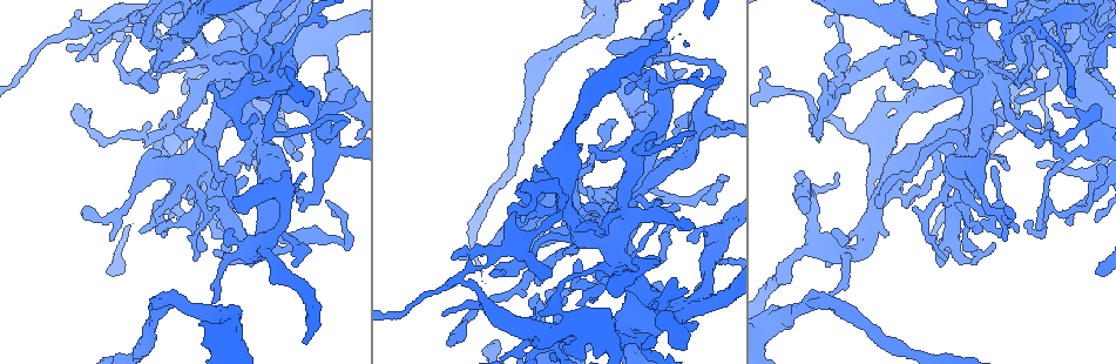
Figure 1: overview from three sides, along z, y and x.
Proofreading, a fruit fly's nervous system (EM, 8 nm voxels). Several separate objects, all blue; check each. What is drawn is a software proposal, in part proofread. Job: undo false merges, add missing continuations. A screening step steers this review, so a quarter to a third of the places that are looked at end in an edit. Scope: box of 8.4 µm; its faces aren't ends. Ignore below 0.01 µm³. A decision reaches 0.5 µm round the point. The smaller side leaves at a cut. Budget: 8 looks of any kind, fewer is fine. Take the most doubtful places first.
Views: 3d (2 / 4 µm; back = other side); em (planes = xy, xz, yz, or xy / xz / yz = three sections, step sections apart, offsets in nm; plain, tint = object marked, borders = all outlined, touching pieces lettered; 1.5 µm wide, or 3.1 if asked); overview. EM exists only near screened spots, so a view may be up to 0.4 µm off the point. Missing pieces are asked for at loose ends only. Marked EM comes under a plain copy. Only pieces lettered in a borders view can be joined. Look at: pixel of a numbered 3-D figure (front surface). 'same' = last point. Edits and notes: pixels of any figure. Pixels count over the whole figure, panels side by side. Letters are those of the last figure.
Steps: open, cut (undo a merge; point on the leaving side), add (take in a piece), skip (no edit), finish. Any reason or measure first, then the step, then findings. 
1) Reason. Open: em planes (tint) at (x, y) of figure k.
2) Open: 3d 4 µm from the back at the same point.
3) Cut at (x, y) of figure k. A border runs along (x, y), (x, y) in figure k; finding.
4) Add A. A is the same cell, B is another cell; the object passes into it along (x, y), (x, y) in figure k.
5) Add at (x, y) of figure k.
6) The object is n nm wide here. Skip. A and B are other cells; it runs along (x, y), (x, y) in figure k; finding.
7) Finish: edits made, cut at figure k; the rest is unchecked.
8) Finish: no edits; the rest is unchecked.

Three-way junction. Open: em yz step 8 (tint) at (635, 231) of figure 1.

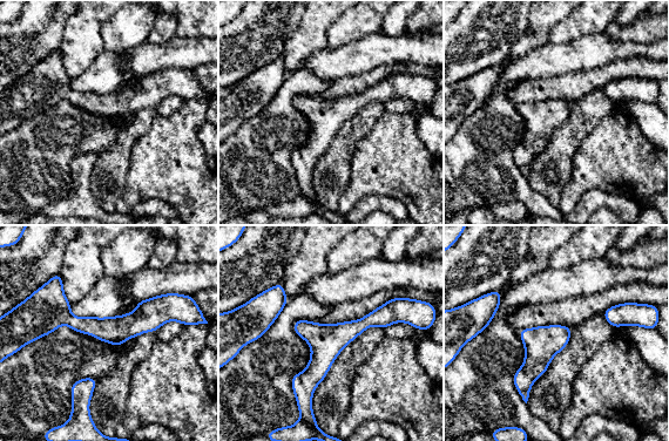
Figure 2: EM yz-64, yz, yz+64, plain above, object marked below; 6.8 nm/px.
Cut it another way. Open: em planes (tint) at the same point.

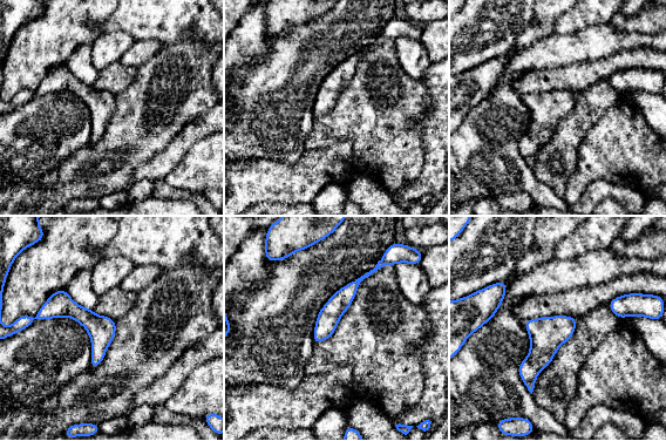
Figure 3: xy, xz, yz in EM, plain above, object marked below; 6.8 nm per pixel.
See the neighbours. Open: em planes (borders) at the same point.

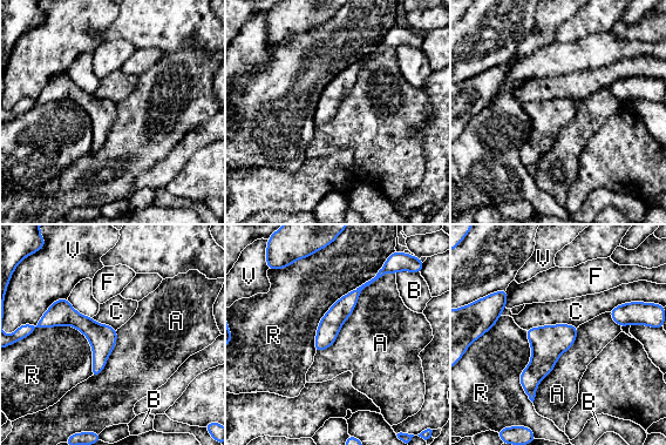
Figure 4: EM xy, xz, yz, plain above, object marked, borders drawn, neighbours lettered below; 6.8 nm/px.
Skip. A, B, C, F, R and V are other cells; a border runs along (387, 272), (315, 354) in figure 4; one neuron here.

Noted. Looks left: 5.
Thin end. Open: 3d 2 µm at (1096, 222) of figure 1.

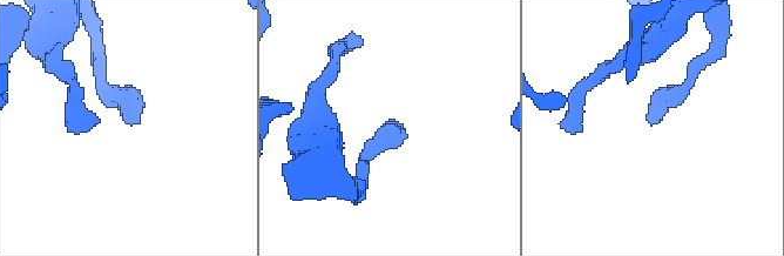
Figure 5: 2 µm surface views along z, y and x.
Open: em planes (tint) at (652, 124) of figure 5.

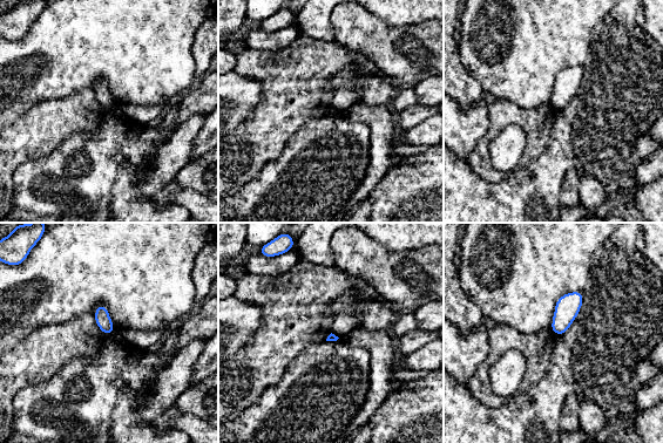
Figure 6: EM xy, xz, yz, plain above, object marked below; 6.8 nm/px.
Open: em planes (borders) at the same point.

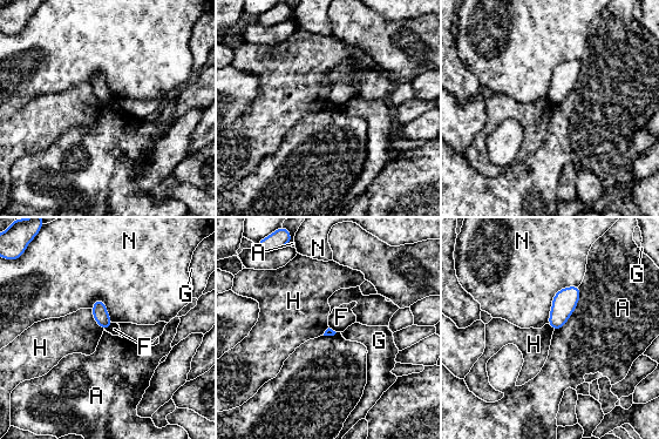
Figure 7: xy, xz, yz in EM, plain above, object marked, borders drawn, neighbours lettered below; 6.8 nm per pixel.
Skip. A, F, G, H and N are other cells; a border runs along (579, 285), (576, 309), (554, 331) in figure 7; none of them fits.

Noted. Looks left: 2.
Thick turns thin. Open: 3d 4 µm at (1075, 157) of figure 1.

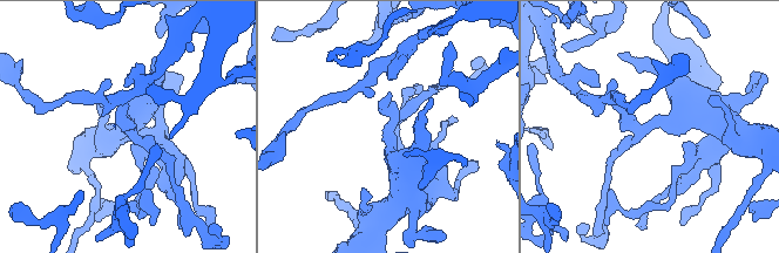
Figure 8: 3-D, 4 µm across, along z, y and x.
Open: em planes (borders) at (390, 126) of figure 8.

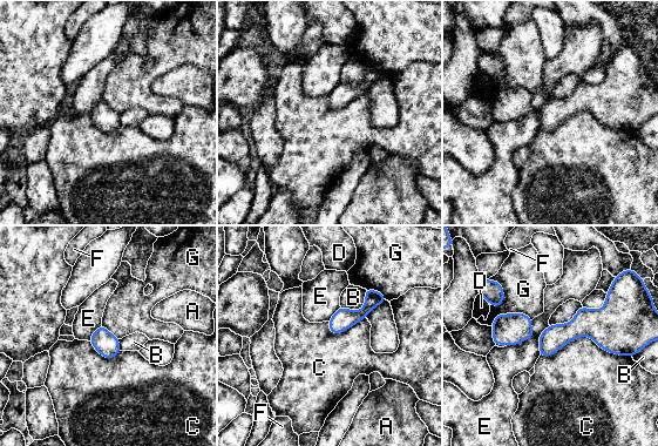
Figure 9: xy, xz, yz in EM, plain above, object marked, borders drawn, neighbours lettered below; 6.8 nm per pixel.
The longest contact is with C, 650 nm. Skip. A, B, C, D, E, F and G are other cells; it runs along (381, 298), (332, 329) in figure 9; one neuron here.

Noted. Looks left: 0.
Finish: no edits; the rest is unchecked.

